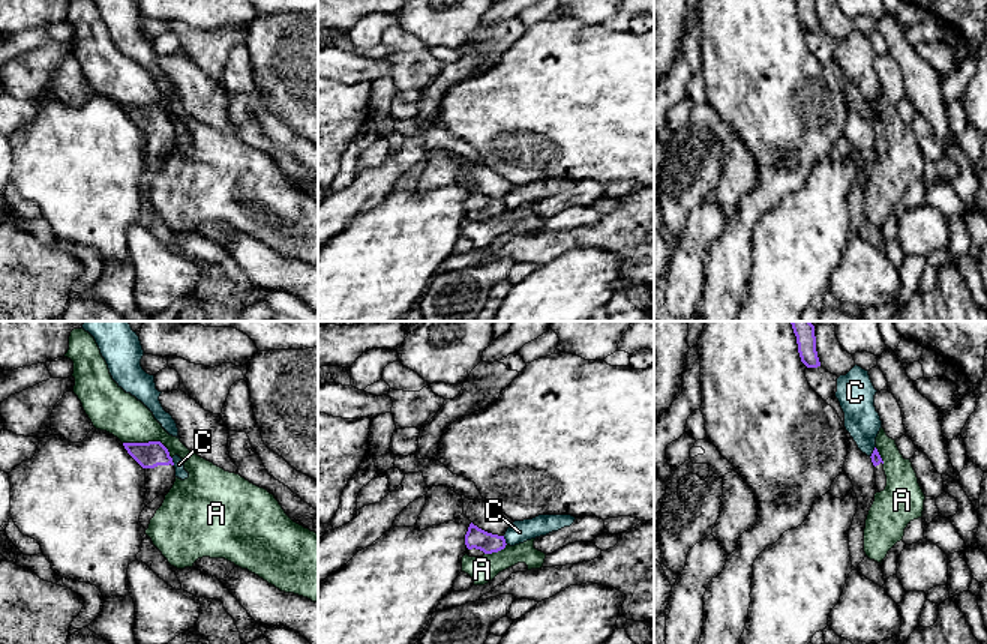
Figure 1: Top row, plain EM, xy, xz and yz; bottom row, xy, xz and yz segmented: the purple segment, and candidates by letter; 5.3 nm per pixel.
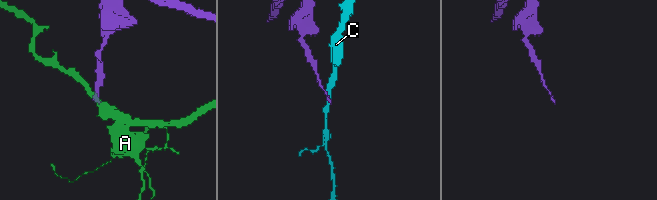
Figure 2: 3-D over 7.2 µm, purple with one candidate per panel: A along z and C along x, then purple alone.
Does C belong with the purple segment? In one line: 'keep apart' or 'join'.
keep apart

